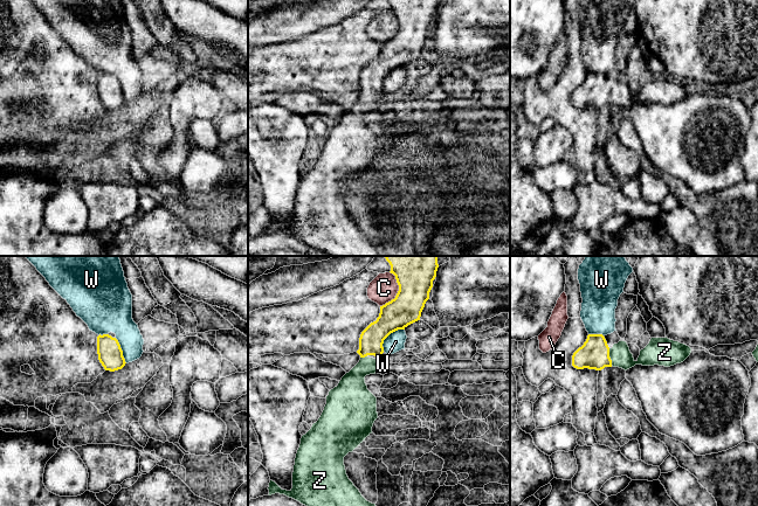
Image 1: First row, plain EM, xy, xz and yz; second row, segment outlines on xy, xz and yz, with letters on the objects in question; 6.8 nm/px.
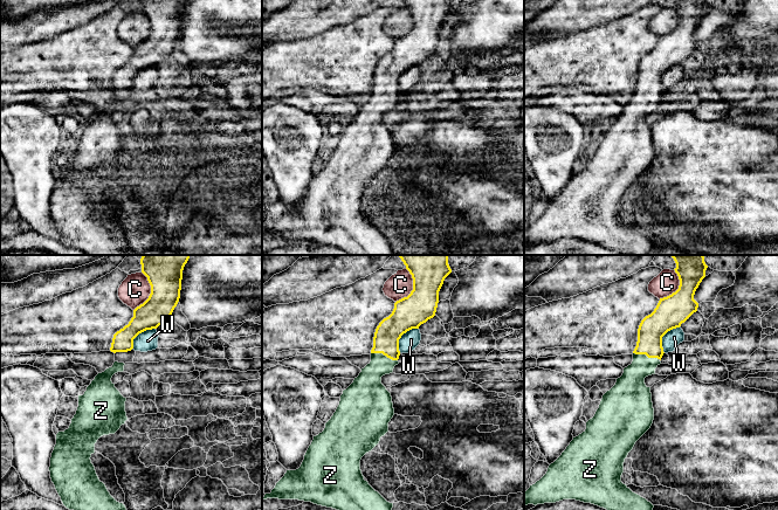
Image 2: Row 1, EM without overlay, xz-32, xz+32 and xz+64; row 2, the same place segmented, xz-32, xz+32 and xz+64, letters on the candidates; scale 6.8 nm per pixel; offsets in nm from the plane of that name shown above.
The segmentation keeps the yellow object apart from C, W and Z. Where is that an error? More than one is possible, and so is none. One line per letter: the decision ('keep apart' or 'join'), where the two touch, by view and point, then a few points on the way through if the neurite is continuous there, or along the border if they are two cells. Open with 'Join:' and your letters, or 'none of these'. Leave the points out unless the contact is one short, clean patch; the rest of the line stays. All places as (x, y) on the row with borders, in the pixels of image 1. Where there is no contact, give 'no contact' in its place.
Join: Z
C: keep apart | xz (398, 291) | along xz (390, 271), (394, 276), (398, 292), (380, 306)
W: keep apart | xz (388, 334) | along xz (404, 328), (393, 331), (384, 340), (383, 351)
Z: join | yz (608, 357) | across yz (594, 354), (608, 357), (618, 357), (620, 354)

